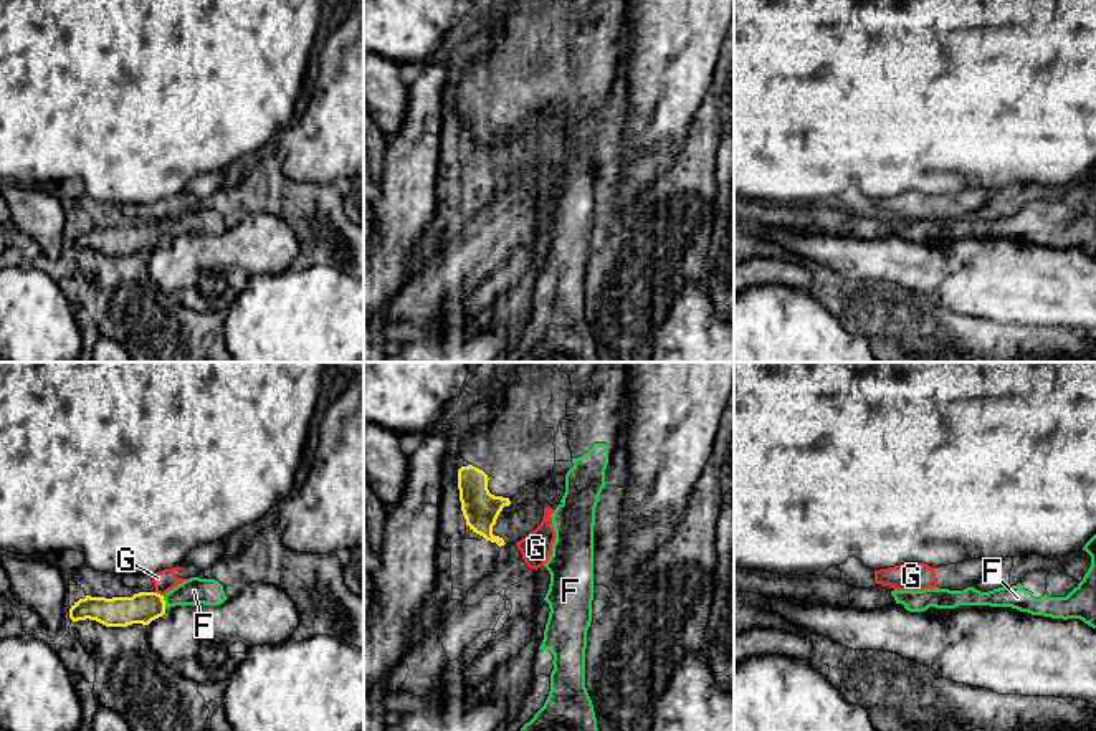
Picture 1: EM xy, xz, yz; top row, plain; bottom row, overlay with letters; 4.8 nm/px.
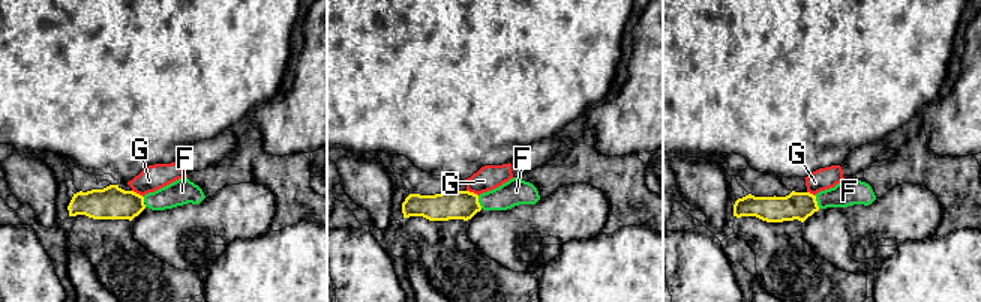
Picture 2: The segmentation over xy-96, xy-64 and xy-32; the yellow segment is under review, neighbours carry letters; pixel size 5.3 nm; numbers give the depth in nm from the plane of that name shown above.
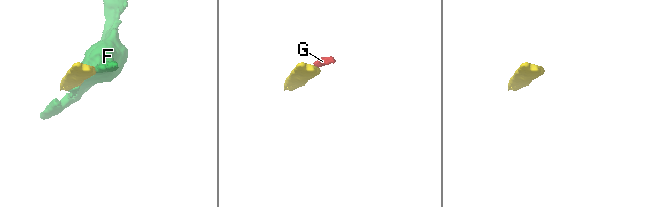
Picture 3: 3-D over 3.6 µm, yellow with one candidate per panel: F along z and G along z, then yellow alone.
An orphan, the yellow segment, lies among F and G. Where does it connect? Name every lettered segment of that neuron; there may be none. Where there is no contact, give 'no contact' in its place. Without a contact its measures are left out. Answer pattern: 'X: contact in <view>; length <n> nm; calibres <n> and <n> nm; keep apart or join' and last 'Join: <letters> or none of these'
F: contact in xy; length 70 nm; calibres 150 and 140 nm; join
G: contact in xy; length 50 nm; calibres 150 and 110 nm; keep apart
Join: F

